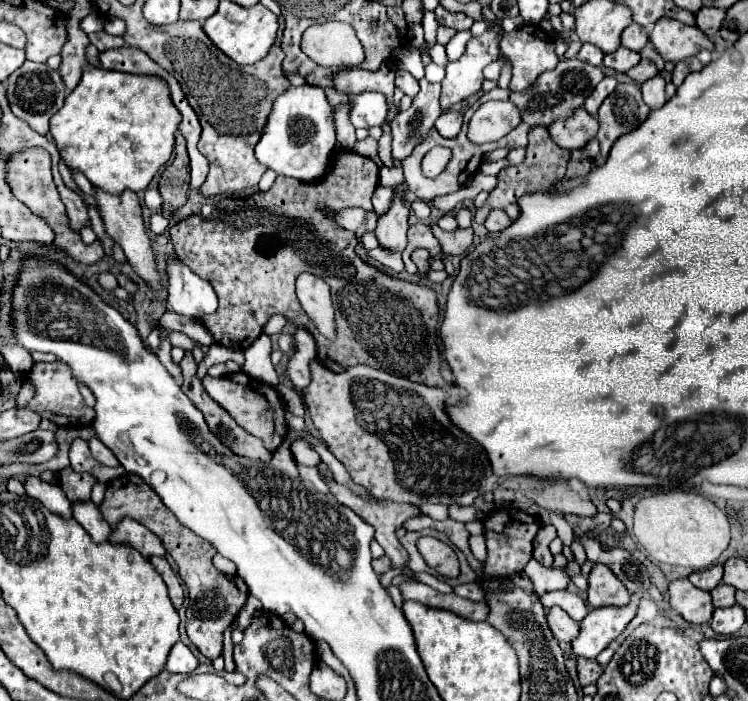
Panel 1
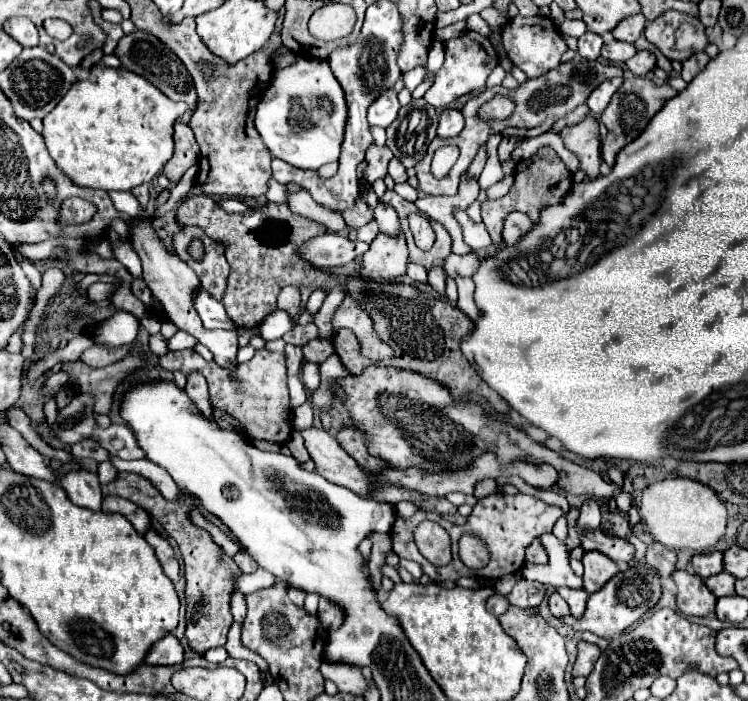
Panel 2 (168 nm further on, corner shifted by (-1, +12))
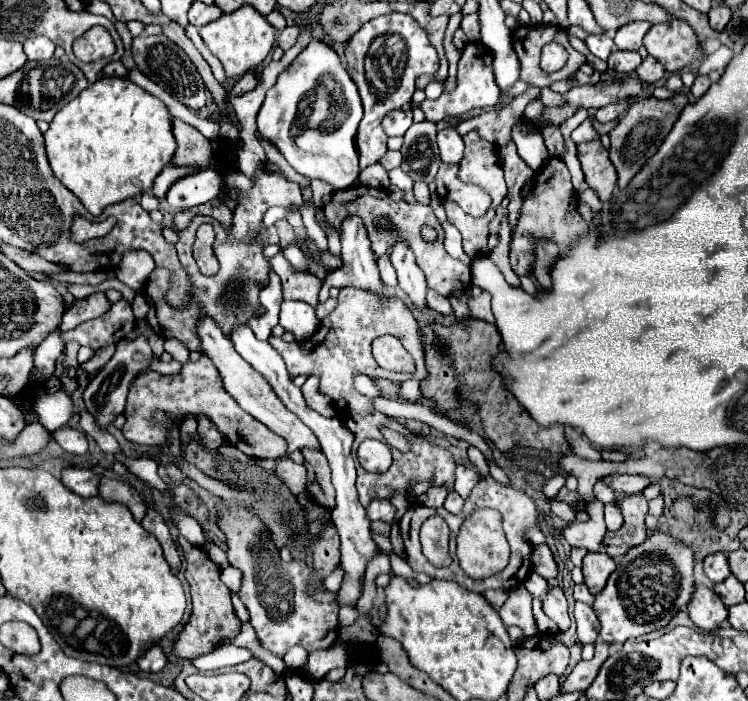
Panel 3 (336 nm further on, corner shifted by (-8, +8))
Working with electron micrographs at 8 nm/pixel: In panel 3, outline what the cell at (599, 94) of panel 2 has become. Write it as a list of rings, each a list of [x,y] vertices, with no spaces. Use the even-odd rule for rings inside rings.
[[[622,100],[622,104],[608,104],[608,106],[596,110],[596,120],[598,120],[600,124],[614,122],[614,120],[618,120],[618,118],[624,114],[626,108],[628,108],[628,102],[626,102],[626,100]]]

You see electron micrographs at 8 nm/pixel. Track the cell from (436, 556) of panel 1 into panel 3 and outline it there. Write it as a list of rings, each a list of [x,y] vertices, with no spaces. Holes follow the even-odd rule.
[[[430,516],[420,528],[420,544],[422,554],[430,560],[430,564],[442,568],[452,562],[448,554],[448,524],[440,516]]]

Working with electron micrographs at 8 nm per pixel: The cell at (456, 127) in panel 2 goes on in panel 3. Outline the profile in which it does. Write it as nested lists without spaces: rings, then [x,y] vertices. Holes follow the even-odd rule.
[[[448,126],[442,132],[438,132],[438,150],[440,150],[442,162],[460,164],[464,154],[464,142],[462,142],[462,136],[456,132],[456,128]]]

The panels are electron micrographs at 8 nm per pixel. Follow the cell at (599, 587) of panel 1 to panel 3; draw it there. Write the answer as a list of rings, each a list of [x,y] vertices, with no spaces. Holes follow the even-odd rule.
[[[588,552],[584,556],[584,566],[582,566],[584,584],[588,586],[588,590],[592,594],[598,594],[604,588],[608,576],[614,572],[614,568],[616,568],[616,564],[608,554],[604,554],[604,552]]]

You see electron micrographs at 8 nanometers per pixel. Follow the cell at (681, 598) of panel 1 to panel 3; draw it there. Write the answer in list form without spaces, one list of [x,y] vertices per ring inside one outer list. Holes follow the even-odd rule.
[[[696,586],[696,592],[688,604],[688,616],[700,630],[712,632],[722,626],[728,612],[716,592],[706,586]]]

